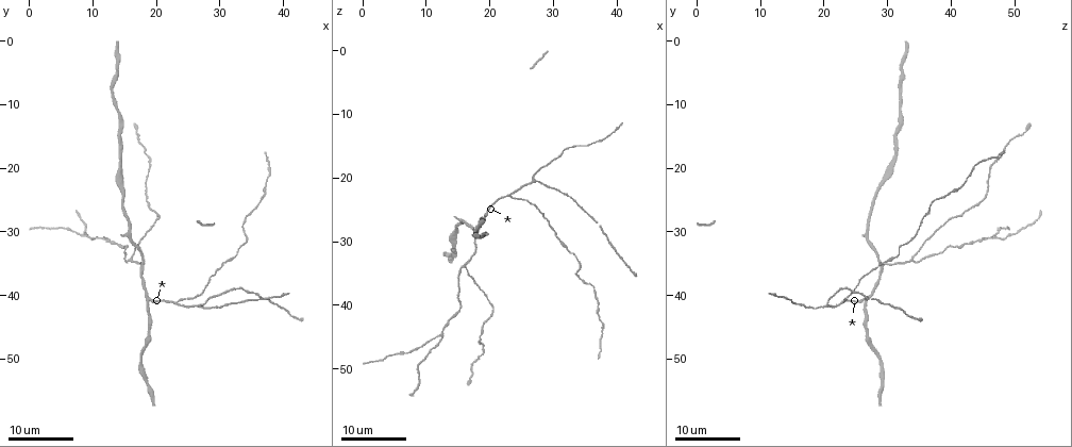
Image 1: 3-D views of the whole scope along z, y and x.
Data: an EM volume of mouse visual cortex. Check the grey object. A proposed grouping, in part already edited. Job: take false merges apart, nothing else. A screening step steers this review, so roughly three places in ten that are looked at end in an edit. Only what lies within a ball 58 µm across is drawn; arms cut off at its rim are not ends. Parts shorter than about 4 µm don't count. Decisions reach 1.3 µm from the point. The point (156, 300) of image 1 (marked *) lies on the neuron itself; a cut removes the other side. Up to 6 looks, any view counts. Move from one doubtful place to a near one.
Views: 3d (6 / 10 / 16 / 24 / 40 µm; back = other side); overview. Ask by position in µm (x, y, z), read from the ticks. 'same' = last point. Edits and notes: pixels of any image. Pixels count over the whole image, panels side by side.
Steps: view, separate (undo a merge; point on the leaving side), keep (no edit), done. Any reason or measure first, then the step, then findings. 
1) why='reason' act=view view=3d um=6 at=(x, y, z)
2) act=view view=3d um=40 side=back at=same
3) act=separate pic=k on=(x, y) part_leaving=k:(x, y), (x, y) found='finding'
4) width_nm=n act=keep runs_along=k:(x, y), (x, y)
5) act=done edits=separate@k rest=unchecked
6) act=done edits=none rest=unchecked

why='two arms in line, one across' act=view view=3d um=16 at=(26.5, 41.5, 20.0)

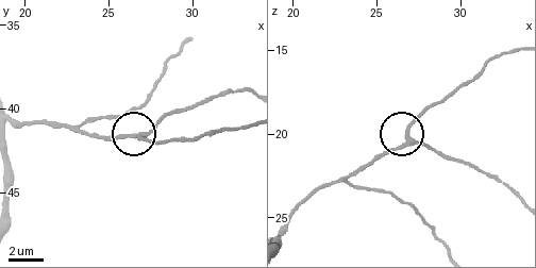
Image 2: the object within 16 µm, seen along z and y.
act=view view=3d um=10 at=(26.9, 41.7, 20.1)

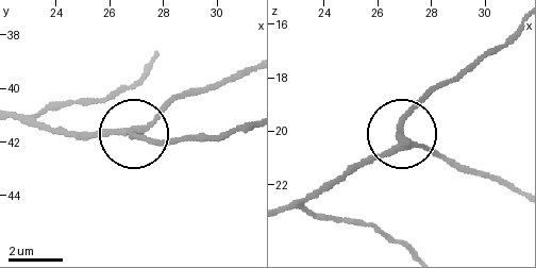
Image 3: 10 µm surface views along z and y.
width_nm=220 act=keep found='one neuron here'

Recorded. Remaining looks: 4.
why='three arms meet' act=view view=3d um=16 at=(23.5, 41.5, 23.0)

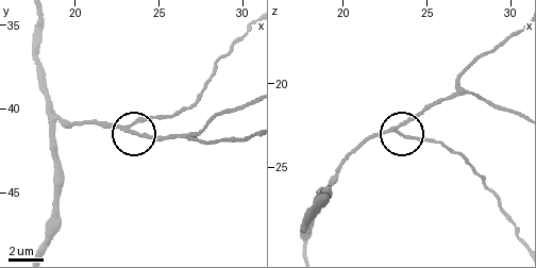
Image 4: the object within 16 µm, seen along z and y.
act=view view=3d um=10 at=same

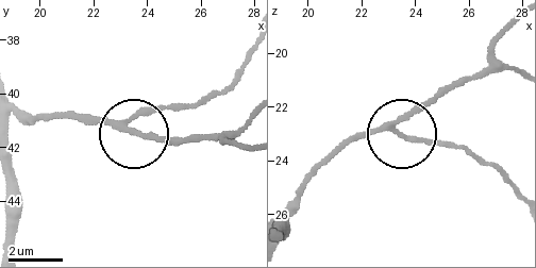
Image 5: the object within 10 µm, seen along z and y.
arms=3 act=keep runs_along=5:(43, 116), (97, 116), (184, 140) found='all the same neuron'

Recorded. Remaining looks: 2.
act=view view=3d um=16 at=(12.5, 31.0, 45.0)

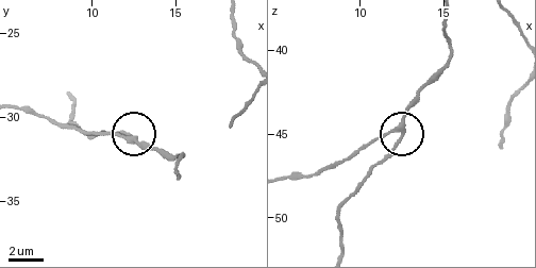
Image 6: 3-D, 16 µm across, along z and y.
act=view view=3d um=10 at=(12.3, 31.2, 44.7)

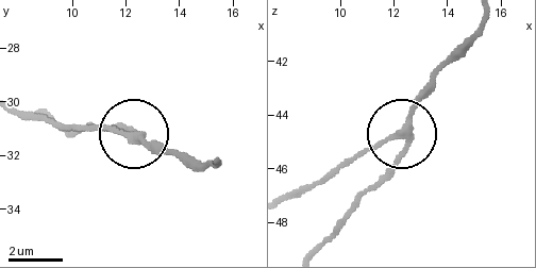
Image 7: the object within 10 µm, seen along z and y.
side_arm_um=14 act=keep runs_along=7:(485, 19), (416, 109), (402, 156), (372, 188) found='all the same neuron'

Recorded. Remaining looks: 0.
act=done edits=none rest=unchecked

